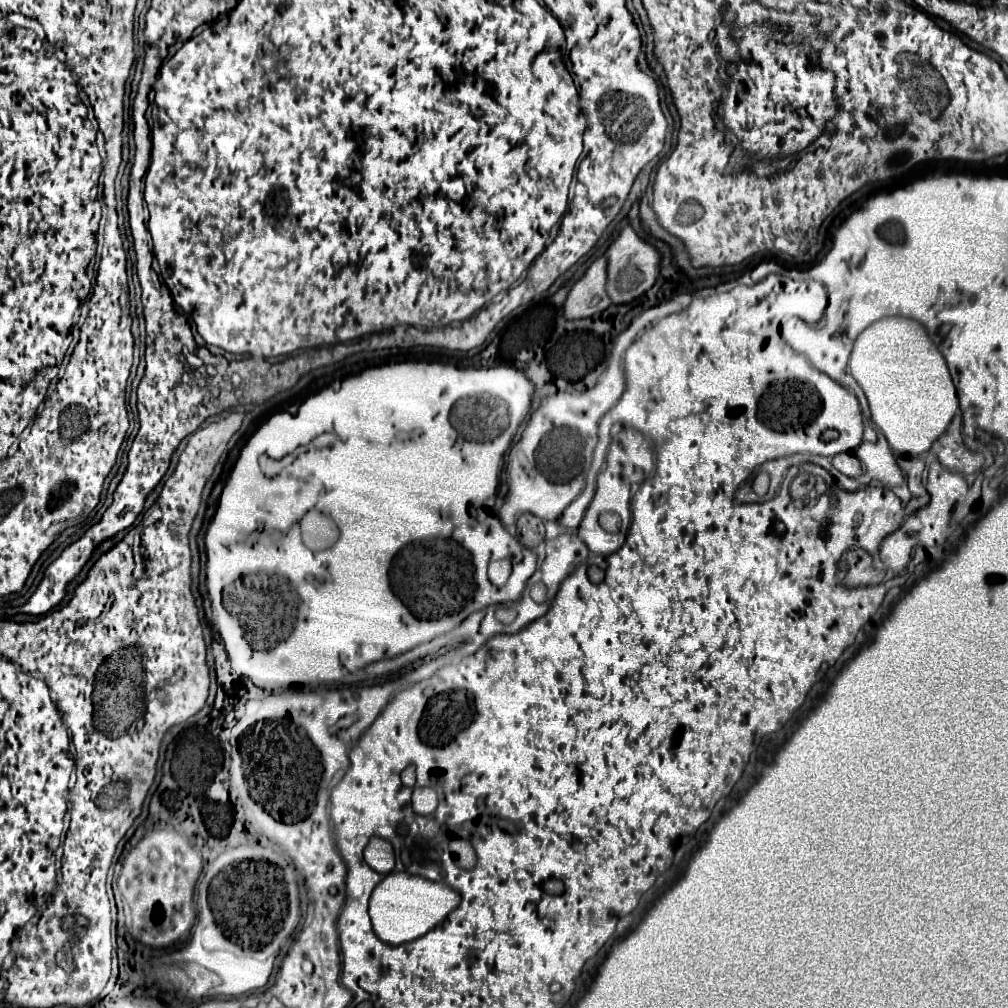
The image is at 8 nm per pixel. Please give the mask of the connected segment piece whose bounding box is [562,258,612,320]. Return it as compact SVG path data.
M596 258L582 278L572 286L566 302L562 304L562 316L566 320L590 318L606 310L612 302L604 290L606 284L606 260Z

